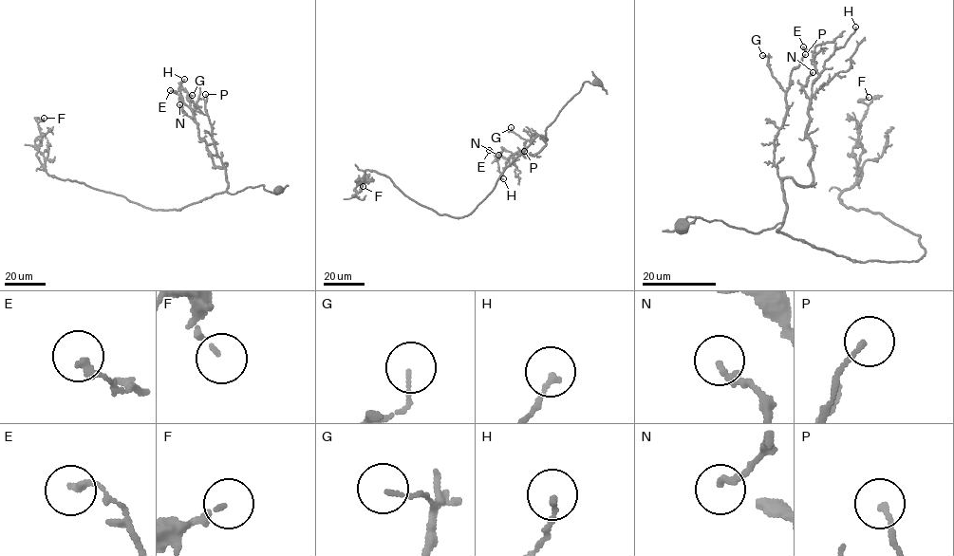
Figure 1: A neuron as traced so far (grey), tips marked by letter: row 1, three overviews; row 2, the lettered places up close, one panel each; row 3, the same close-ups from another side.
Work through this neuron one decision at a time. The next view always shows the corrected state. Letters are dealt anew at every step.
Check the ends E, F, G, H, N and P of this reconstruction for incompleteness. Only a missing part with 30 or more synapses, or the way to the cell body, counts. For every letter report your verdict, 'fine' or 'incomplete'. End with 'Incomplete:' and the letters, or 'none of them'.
E: fine
F: fine
G: fine
H: fine
N: fine
P: fine
Incomplete: none of them

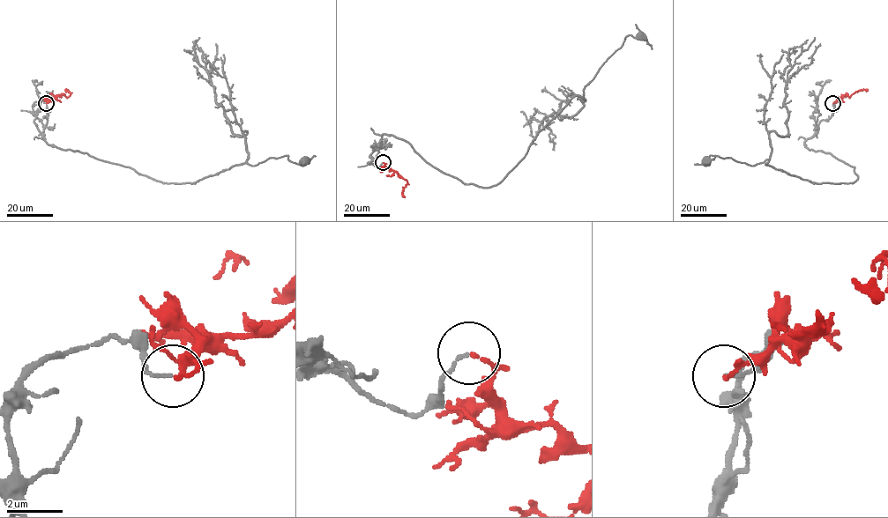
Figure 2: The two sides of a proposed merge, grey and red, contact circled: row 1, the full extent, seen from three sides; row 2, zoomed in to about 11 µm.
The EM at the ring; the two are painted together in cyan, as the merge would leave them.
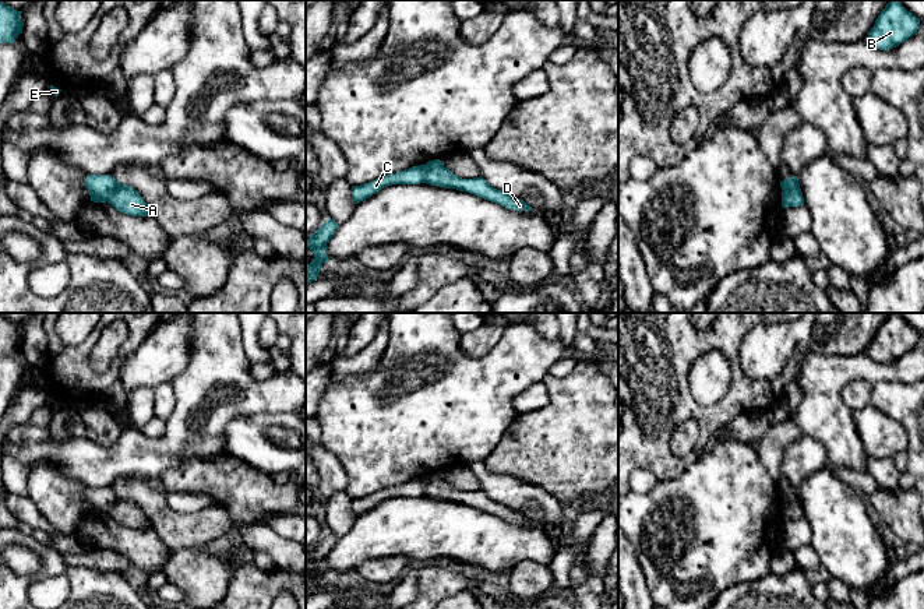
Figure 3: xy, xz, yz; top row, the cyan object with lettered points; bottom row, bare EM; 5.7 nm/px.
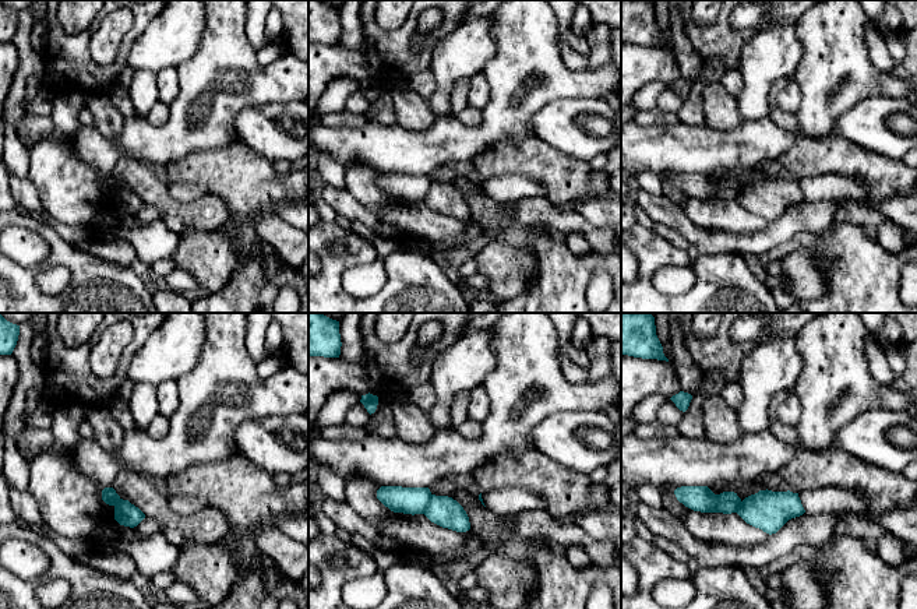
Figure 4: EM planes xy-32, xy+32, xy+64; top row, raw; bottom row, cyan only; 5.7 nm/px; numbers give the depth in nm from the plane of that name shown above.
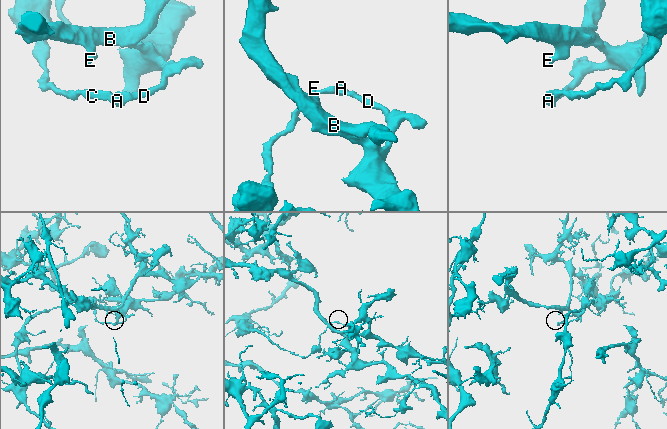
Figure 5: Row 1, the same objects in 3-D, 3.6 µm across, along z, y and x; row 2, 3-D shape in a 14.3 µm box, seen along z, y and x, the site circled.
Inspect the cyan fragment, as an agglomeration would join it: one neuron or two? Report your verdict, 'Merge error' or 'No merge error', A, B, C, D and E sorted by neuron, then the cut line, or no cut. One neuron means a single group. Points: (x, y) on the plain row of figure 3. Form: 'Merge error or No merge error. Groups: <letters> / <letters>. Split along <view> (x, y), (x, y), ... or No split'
Merge error. Groups: A B D E / C. Split along xy (119, 496), (108, 514)

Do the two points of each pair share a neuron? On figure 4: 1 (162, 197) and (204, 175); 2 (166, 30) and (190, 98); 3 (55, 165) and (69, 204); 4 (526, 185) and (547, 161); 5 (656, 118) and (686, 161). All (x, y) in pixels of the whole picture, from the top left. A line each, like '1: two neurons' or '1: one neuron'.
1: two neurons
2: two neurons
3: one neuron
4: two neurons
5: two neurons

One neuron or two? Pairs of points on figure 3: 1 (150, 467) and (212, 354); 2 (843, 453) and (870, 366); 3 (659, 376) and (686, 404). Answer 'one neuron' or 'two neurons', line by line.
1: one neuron
2: one neuron
3: one neuron

